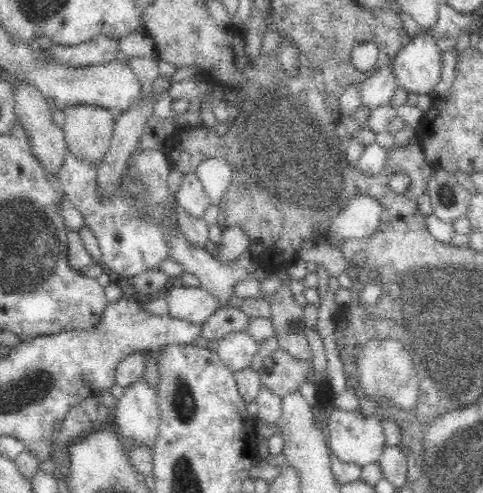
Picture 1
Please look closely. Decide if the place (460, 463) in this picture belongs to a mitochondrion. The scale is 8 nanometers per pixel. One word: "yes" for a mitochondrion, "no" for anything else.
yes

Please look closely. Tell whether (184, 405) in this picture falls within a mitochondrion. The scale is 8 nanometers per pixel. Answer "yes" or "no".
yes

